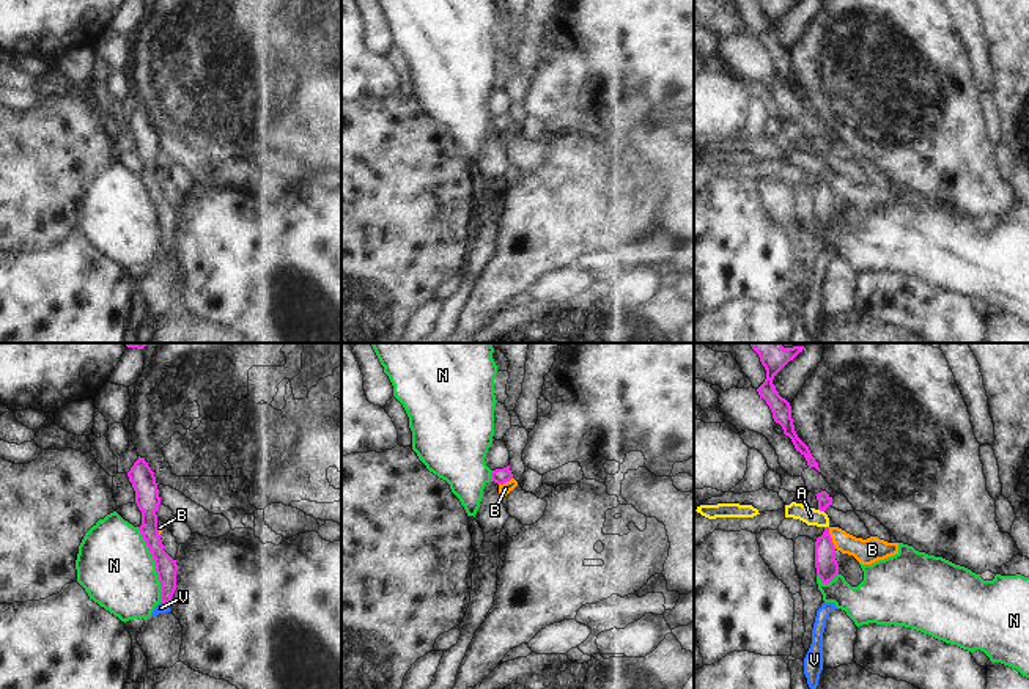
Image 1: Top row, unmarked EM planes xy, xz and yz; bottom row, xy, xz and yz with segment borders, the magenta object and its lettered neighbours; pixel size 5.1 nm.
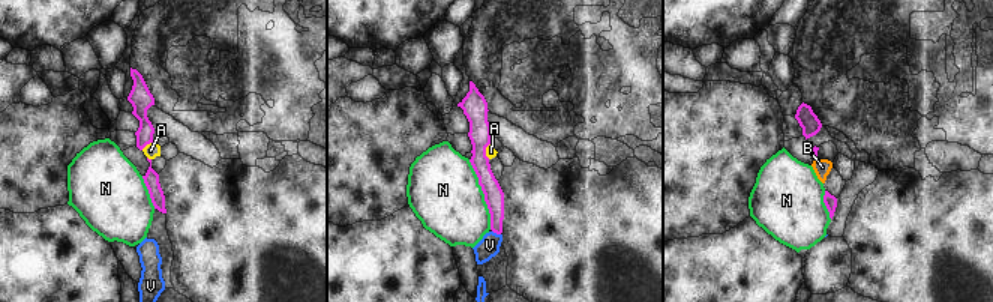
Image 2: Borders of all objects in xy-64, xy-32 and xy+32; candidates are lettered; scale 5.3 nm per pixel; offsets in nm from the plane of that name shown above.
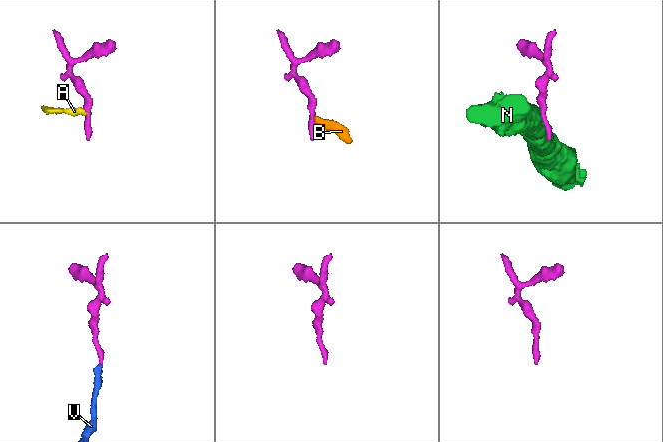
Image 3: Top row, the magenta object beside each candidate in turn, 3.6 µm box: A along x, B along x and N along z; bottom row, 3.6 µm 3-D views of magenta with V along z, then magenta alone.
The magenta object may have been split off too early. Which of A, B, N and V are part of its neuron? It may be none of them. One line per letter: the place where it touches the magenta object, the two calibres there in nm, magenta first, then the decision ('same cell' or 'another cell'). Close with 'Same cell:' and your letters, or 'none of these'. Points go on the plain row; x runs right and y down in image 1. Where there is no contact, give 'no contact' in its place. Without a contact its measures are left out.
A: contact yz (822, 158); calibres 70 and 90 nm; another cell
B: contact yz (831, 186); calibres 120 and 130 nm; another cell
N: contact xy (154, 211); calibres 110 and 380 nm; another cell
V: contact xy (164, 250); calibres 110 and 60 nm; same cell
Same cell: V

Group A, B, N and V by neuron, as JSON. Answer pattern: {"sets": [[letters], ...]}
{"sets": [["A", "B"], ["N"], ["V"]]}

